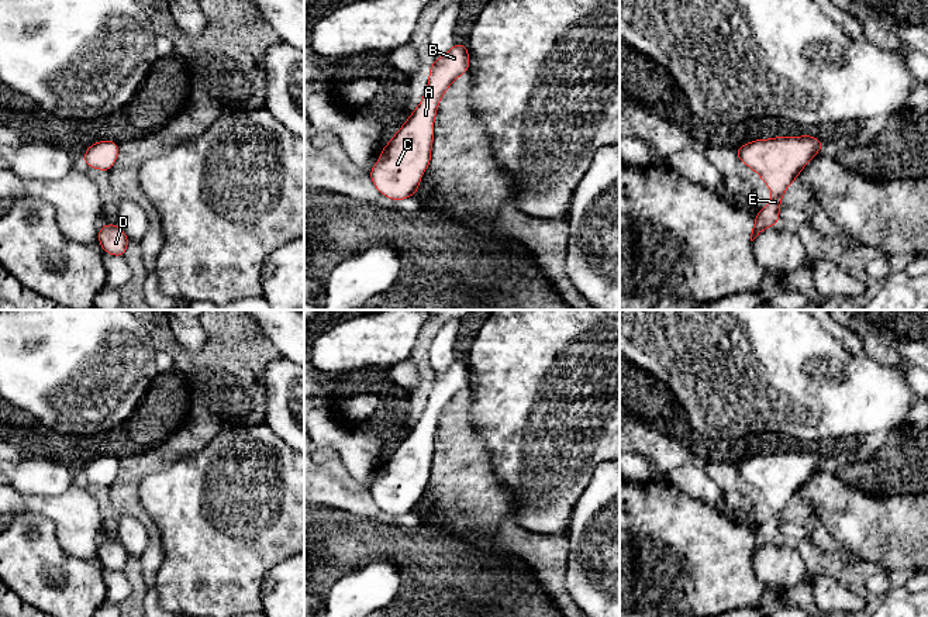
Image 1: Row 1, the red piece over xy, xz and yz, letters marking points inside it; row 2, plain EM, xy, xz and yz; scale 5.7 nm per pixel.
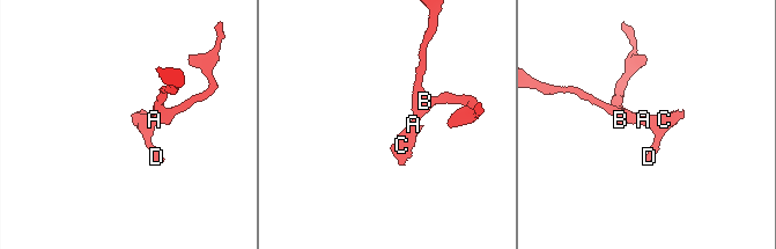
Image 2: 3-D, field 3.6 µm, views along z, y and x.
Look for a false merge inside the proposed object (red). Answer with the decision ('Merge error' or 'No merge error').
No merge error

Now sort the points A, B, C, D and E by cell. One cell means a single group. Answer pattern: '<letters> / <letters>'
A B C D E

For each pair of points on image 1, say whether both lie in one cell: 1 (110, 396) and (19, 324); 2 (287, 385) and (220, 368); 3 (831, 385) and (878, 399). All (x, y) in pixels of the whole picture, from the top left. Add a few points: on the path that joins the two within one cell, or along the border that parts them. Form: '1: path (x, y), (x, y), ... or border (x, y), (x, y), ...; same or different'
1: border (113, 357), (111, 369), (89, 374), (80, 412); different
2: border (282, 357), (266, 366), (266, 413); different
3: path (842, 396), (866, 397); same

